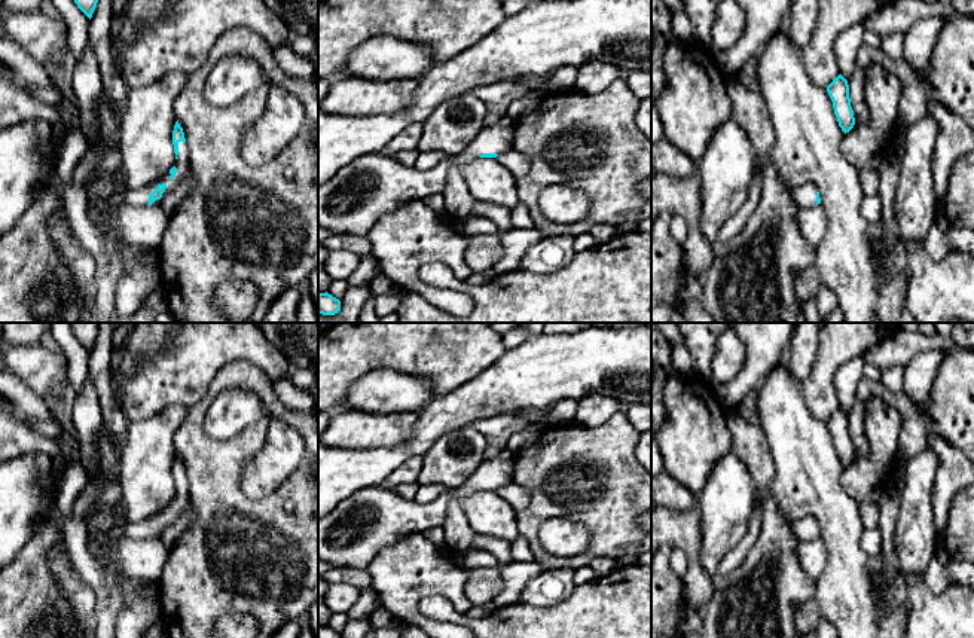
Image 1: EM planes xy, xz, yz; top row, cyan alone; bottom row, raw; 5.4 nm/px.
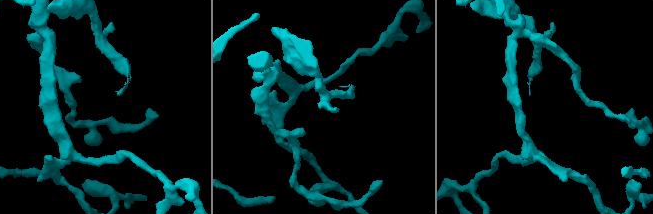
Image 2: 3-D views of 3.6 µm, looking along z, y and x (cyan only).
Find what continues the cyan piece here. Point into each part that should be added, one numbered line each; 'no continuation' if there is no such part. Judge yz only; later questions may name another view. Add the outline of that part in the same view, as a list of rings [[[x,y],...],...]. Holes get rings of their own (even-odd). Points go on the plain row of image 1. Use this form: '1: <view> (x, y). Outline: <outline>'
1: yz (805, 528). Outline: [[[813,516],[793,519],[793,532],[799,543],[812,541],[816,538],[818,521]]]

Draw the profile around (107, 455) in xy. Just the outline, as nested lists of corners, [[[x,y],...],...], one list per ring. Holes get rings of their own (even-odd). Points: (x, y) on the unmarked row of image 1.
[[[103,424],[97,440],[97,449],[94,451],[94,454],[97,455],[97,463],[100,465],[100,473],[95,479],[88,477],[85,489],[73,506],[73,518],[85,519],[95,500],[110,483],[110,480],[119,479],[120,452],[122,449],[116,448],[115,440],[104,431]]]

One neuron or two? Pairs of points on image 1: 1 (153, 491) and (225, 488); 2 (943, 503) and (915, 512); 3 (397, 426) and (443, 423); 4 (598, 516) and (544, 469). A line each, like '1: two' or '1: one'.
1: two
2: two
3: two
4: one

